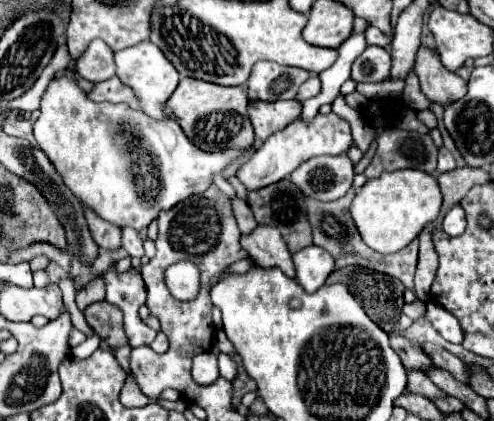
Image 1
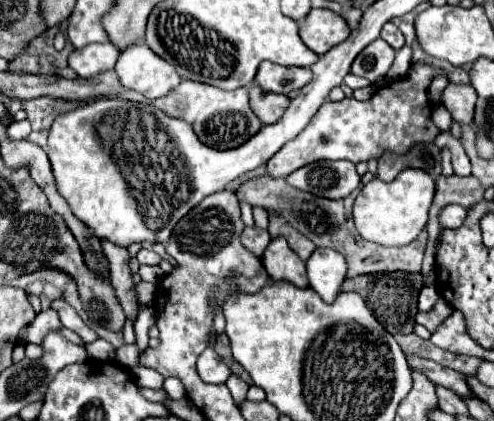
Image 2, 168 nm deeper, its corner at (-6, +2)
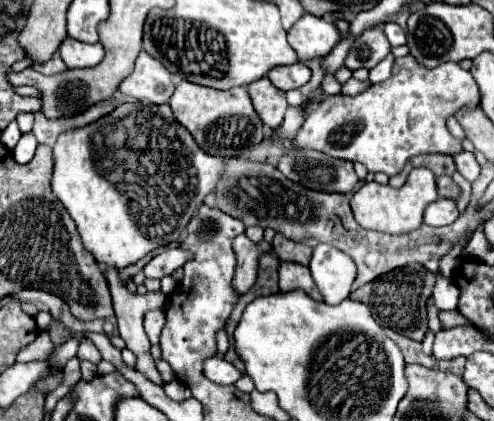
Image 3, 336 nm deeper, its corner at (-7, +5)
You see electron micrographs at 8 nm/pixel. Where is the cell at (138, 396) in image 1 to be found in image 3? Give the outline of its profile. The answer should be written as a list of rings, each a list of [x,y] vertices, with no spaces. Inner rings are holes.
[[[173,380],[173,382],[163,384],[163,390],[165,390],[165,394],[167,394],[169,398],[173,398],[173,400],[187,400],[187,398],[191,396],[191,390],[189,390],[185,384],[181,384],[179,380]]]

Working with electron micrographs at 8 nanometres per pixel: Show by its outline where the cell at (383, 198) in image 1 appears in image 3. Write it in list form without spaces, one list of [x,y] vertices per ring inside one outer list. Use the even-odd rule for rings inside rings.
[[[413,168],[401,188],[393,188],[389,184],[377,184],[377,182],[365,182],[351,198],[351,210],[355,214],[355,220],[367,228],[367,230],[377,230],[385,234],[409,234],[417,230],[423,224],[423,212],[425,208],[435,202],[437,196],[437,186],[435,186],[435,176],[431,174],[429,168]]]

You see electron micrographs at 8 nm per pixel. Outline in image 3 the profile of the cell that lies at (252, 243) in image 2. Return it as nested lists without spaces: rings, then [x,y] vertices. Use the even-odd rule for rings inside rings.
[[[241,234],[233,242],[233,250],[237,254],[237,270],[235,270],[233,286],[237,294],[245,294],[255,284],[259,258],[271,250],[271,244],[265,240],[255,244],[245,234]]]

